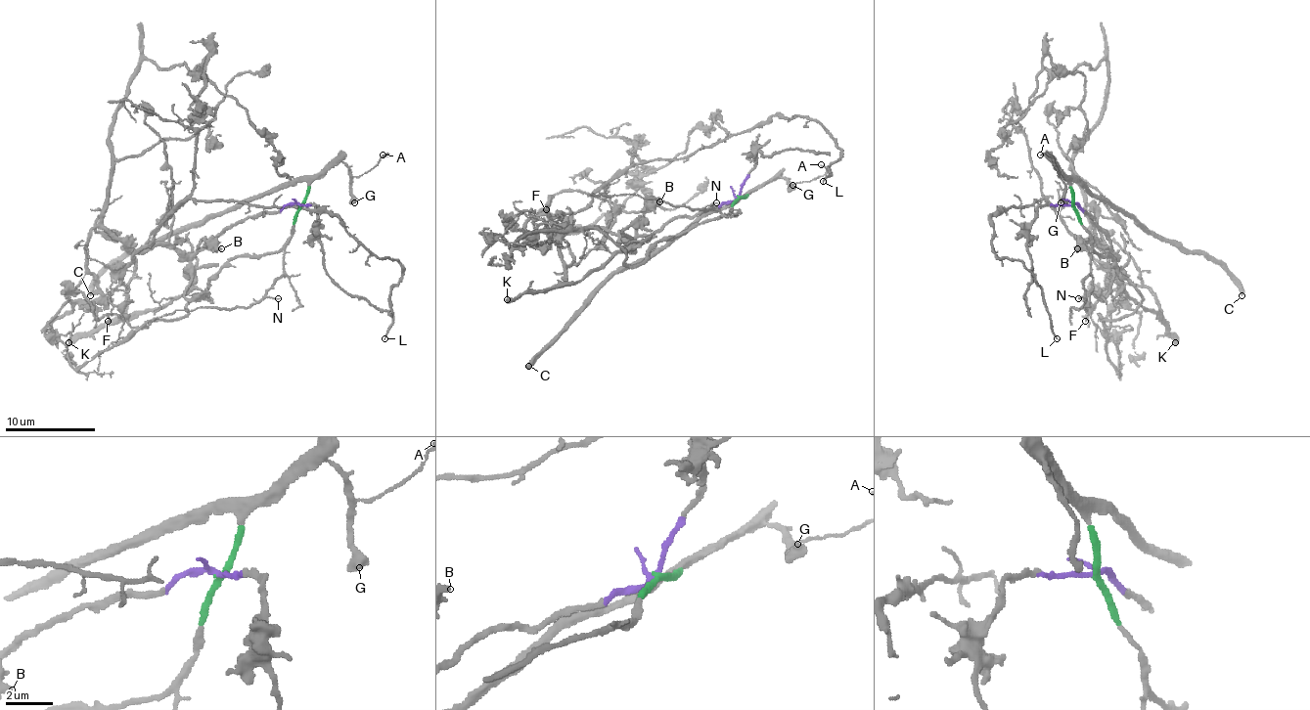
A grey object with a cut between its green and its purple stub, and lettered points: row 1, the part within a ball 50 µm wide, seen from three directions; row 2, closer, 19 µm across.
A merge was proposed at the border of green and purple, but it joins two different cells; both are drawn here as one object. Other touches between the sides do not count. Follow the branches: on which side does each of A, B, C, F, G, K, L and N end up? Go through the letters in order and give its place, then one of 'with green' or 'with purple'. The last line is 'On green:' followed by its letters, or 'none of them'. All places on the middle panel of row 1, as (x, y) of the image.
A: at (821, 164); with green
B: at (659, 201); with purple
C: at (528, 366); with green
F: at (546, 209); with purple
G: at (792, 185); with green
K: at (507, 299); with purple
L: at (823, 181); with purple
N: at (716, 202); with green
On green: A, C, G, N

